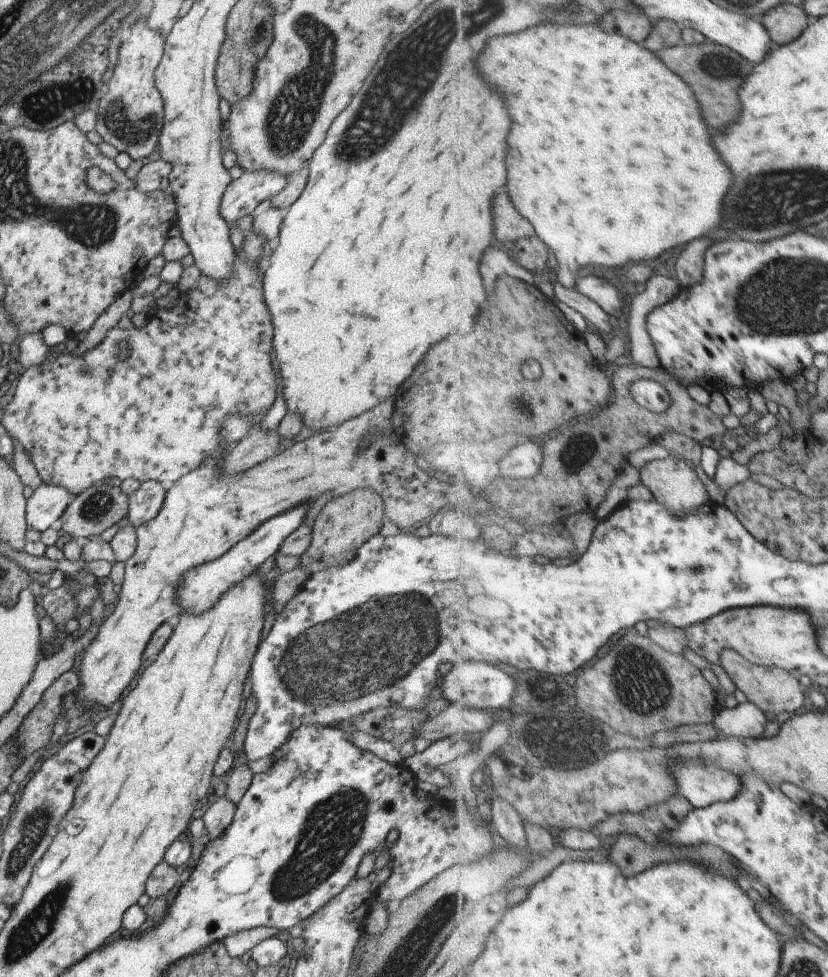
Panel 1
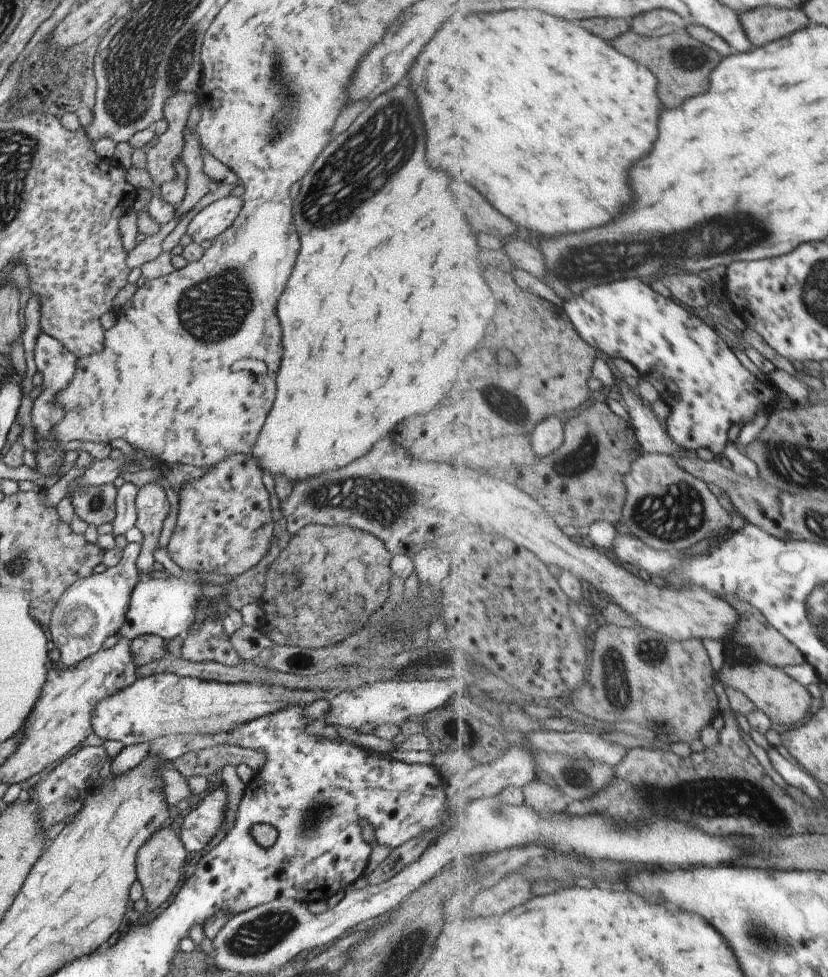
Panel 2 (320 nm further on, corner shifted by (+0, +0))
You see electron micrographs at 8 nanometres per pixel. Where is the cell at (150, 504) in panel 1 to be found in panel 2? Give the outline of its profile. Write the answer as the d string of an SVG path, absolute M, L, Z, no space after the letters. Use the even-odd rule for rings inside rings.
M129 542L116 566L77 580L64 591L53 608L51 623L48 625L50 640L56 648L52 667L72 667L98 652L107 638L118 634L125 621L133 588L139 581L136 559L140 551L140 543Z

